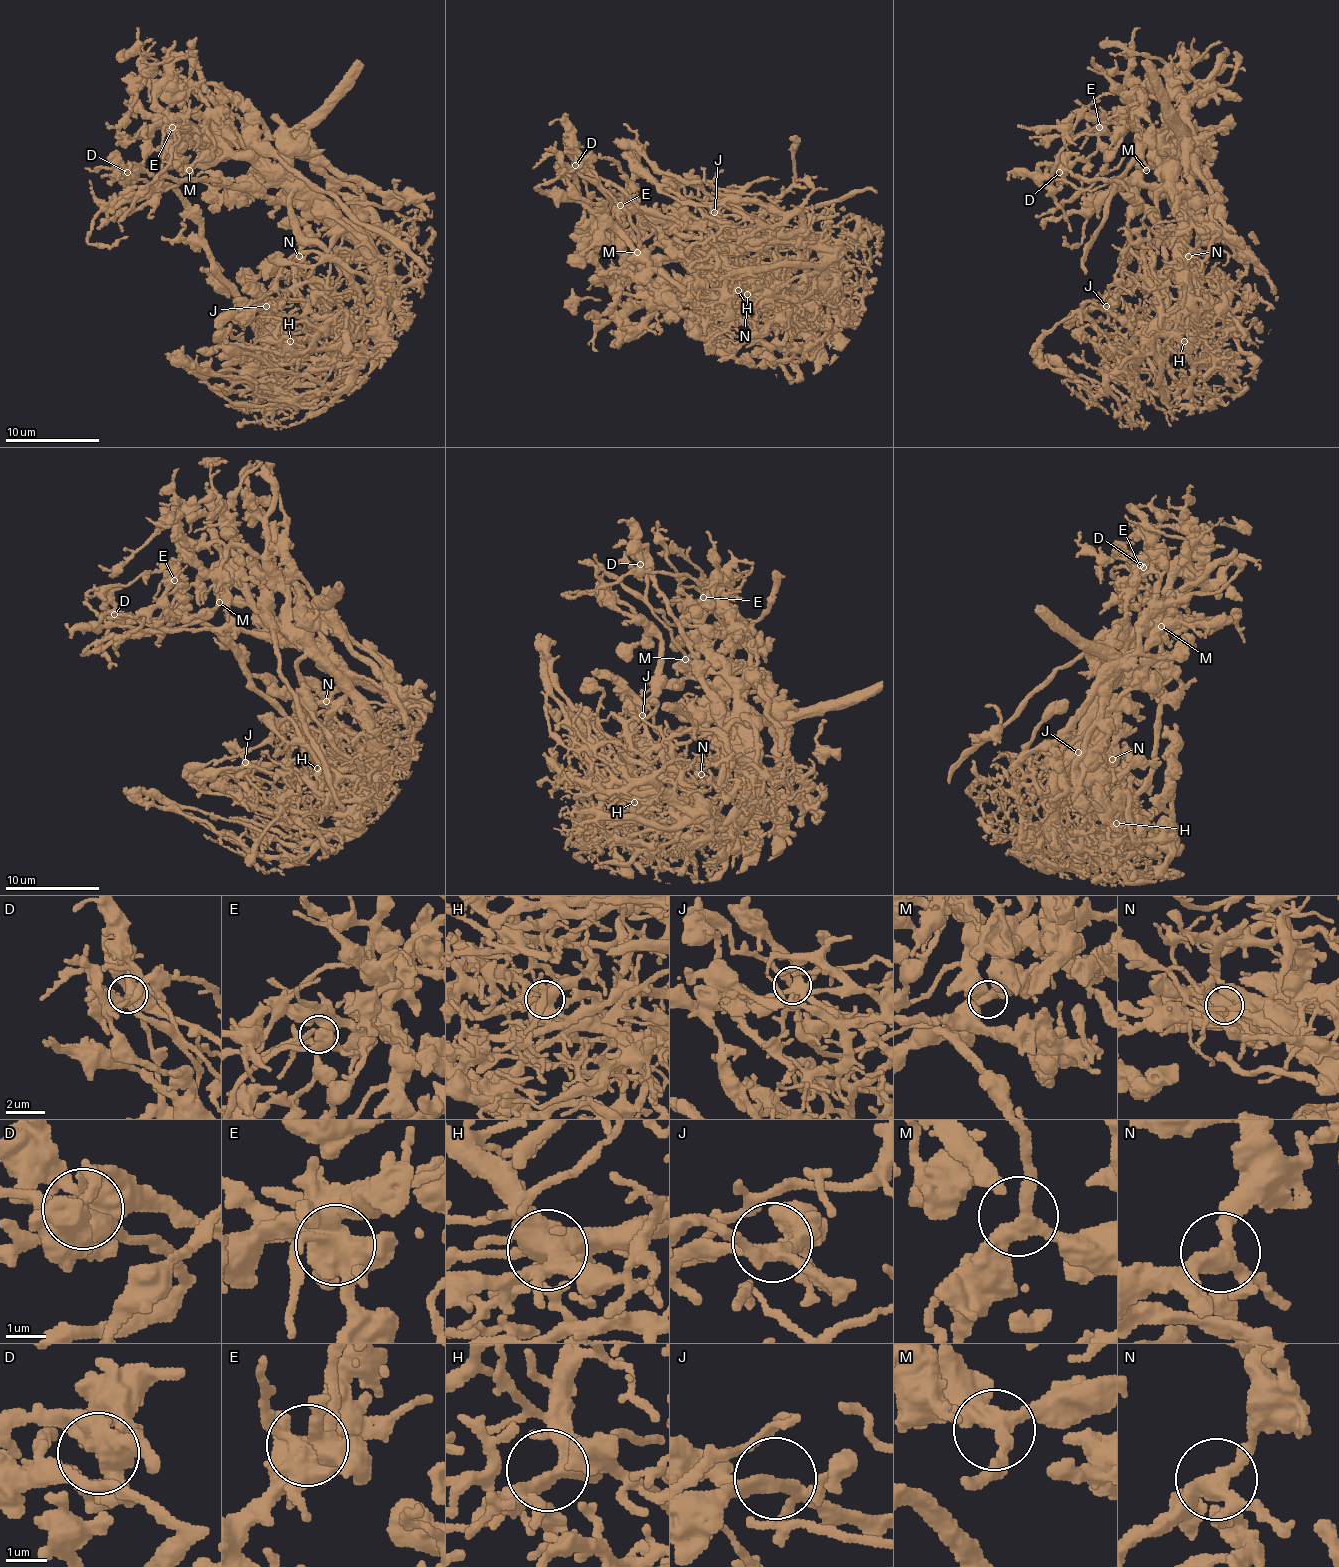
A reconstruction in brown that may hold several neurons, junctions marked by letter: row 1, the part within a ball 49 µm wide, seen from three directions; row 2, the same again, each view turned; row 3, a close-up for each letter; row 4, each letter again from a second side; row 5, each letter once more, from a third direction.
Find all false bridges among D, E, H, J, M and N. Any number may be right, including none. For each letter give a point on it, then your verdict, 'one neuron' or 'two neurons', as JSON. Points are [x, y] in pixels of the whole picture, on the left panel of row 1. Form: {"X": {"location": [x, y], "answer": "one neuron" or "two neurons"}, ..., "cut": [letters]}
{"D": {"location": [127, 172], "answer": "one neuron"}, "E": {"location": [172, 127], "answer": "one neuron"}, "H": {"location": [290, 341], "answer": "one neuron"}, "J": {"location": [266, 306], "answer": "one neuron"}, "M": {"location": [189, 170], "answer": "one neuron"}, "N": {"location": [299, 256], "answer": "one neuron"}, "cut": []}

